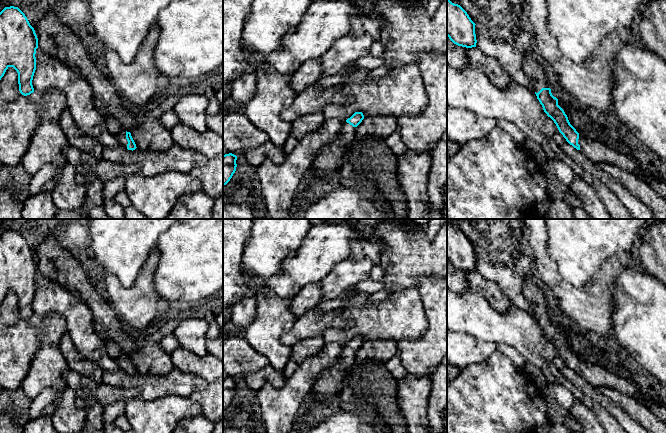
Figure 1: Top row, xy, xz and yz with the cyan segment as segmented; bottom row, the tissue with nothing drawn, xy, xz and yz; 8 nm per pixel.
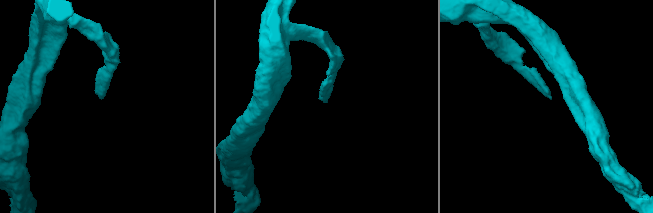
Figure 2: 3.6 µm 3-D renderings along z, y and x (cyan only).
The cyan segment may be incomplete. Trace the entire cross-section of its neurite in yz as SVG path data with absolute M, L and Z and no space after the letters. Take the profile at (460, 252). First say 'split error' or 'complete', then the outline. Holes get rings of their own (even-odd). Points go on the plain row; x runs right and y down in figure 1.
complete; M447 224L447 260L454 268L476 271L475 249L460 229Z

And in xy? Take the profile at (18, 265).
complete; M5 231L0 236L0 304L6 294L13 291L18 297L19 315L24 320L34 316L32 304L36 294L37 272L37 259L25 238L18 231Z

